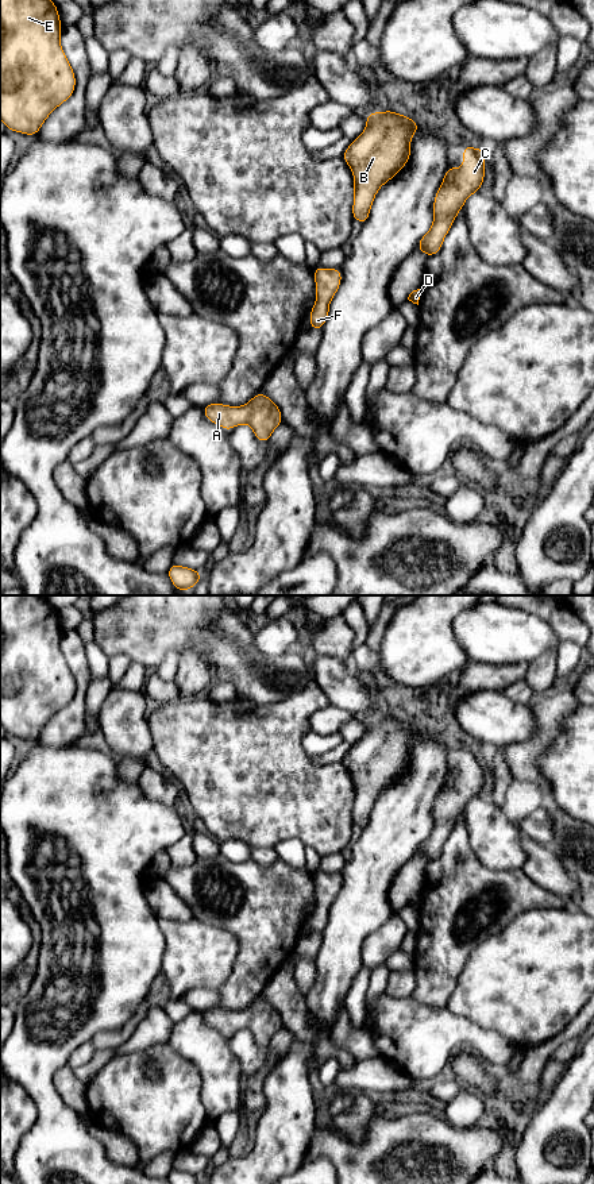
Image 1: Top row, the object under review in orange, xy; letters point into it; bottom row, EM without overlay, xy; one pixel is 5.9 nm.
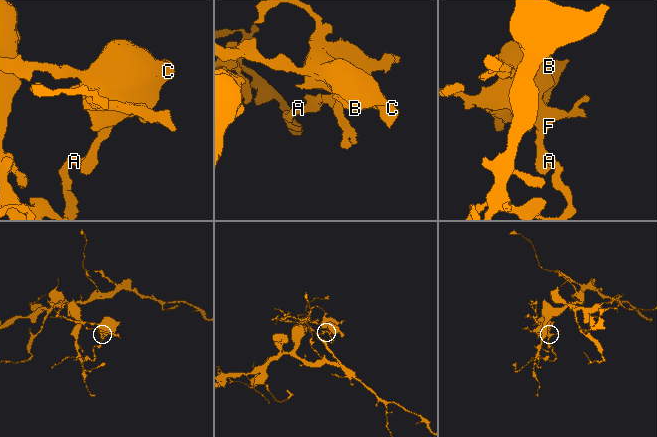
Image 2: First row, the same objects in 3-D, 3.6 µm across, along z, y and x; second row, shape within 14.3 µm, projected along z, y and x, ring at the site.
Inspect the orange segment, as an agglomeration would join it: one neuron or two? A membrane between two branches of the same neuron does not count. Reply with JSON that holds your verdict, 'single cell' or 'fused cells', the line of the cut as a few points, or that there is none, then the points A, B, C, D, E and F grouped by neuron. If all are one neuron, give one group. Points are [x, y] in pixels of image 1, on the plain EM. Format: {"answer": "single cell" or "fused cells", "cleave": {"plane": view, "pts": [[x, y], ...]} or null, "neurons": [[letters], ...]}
{"answer": "single cell", "cleave": null, "neurons": [["A", "B", "C", "D", "E", "F"]]}

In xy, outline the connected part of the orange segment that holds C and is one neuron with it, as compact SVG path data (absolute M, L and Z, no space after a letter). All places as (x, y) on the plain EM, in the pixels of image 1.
M463 751L463 772L447 772L446 780L433 805L433 829L421 842L416 855L425 857L427 863L436 860L462 815L464 806L479 797L485 784L486 757L482 753Z

